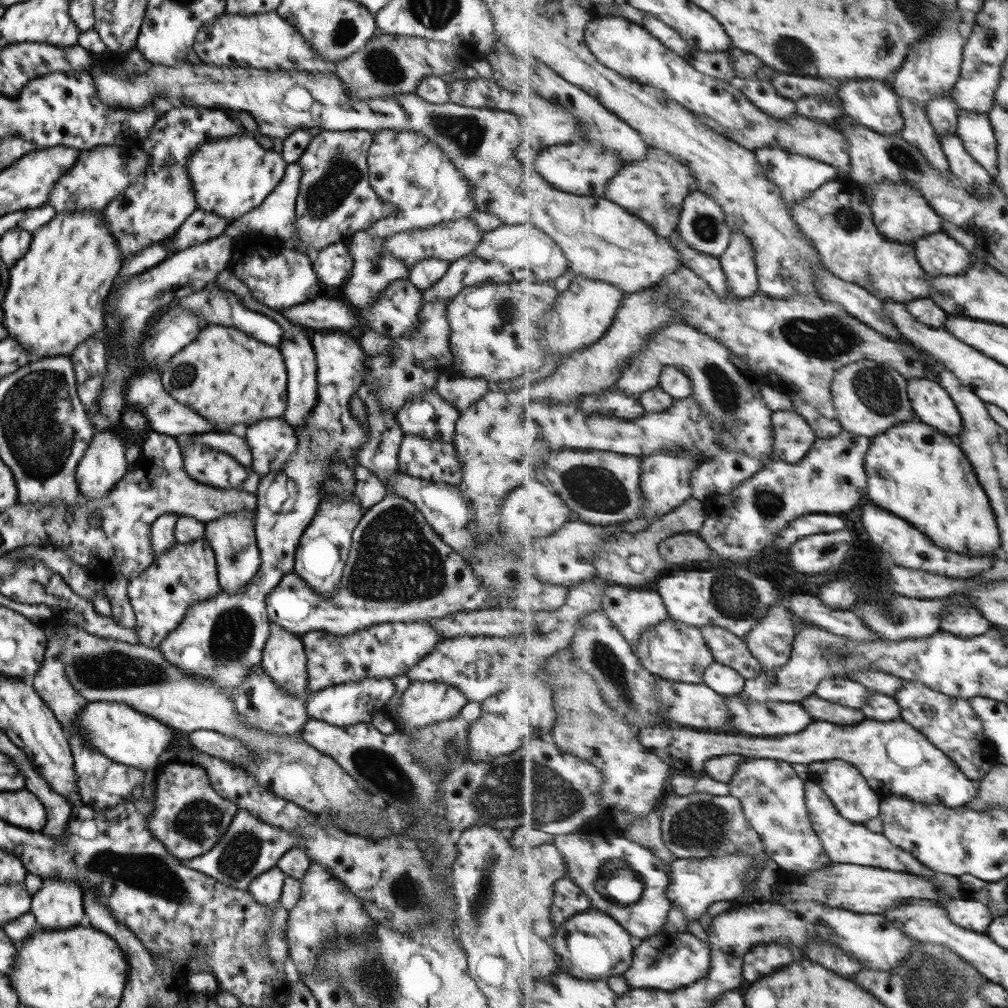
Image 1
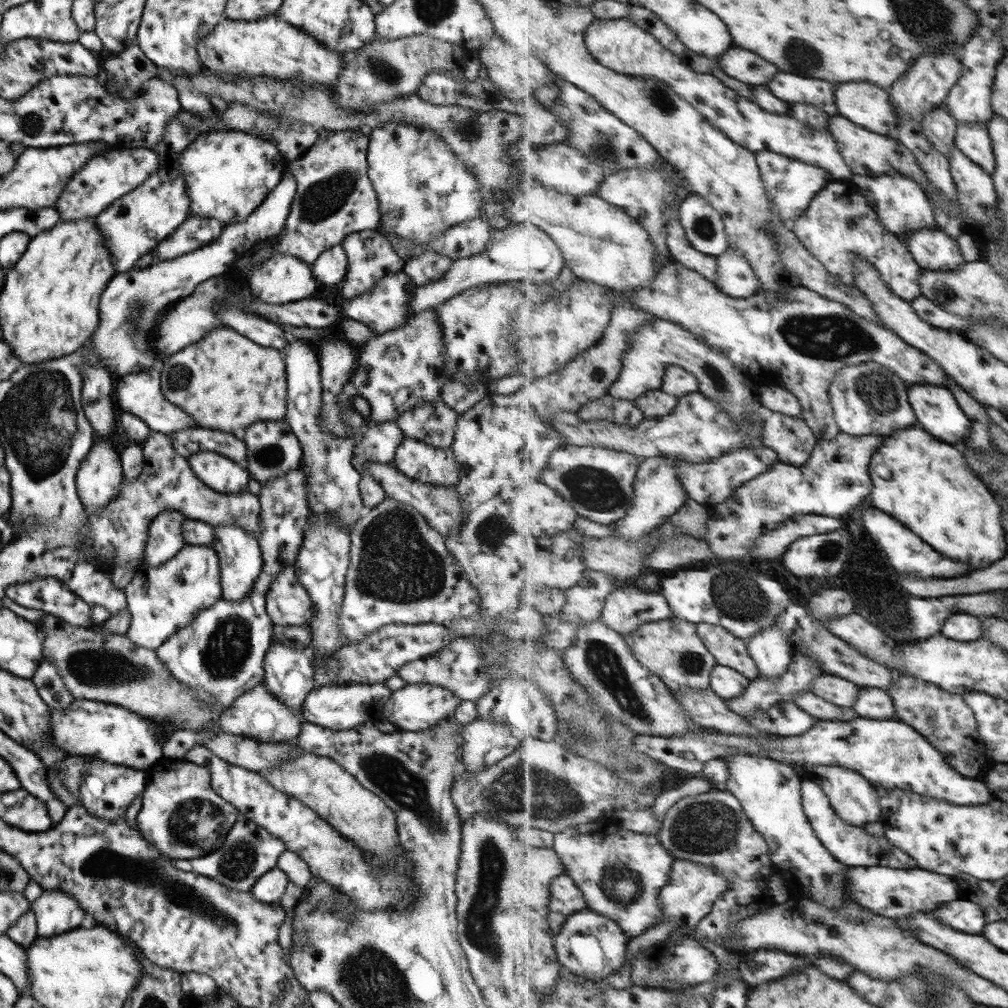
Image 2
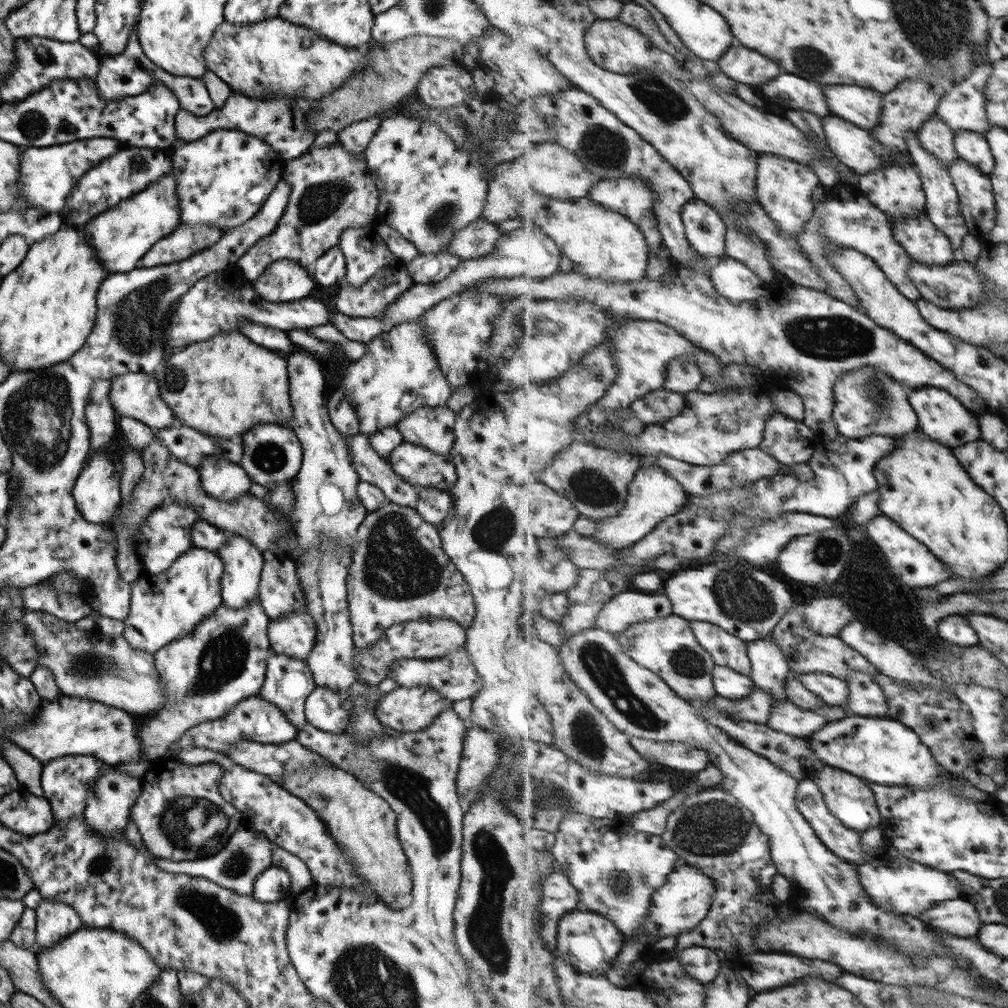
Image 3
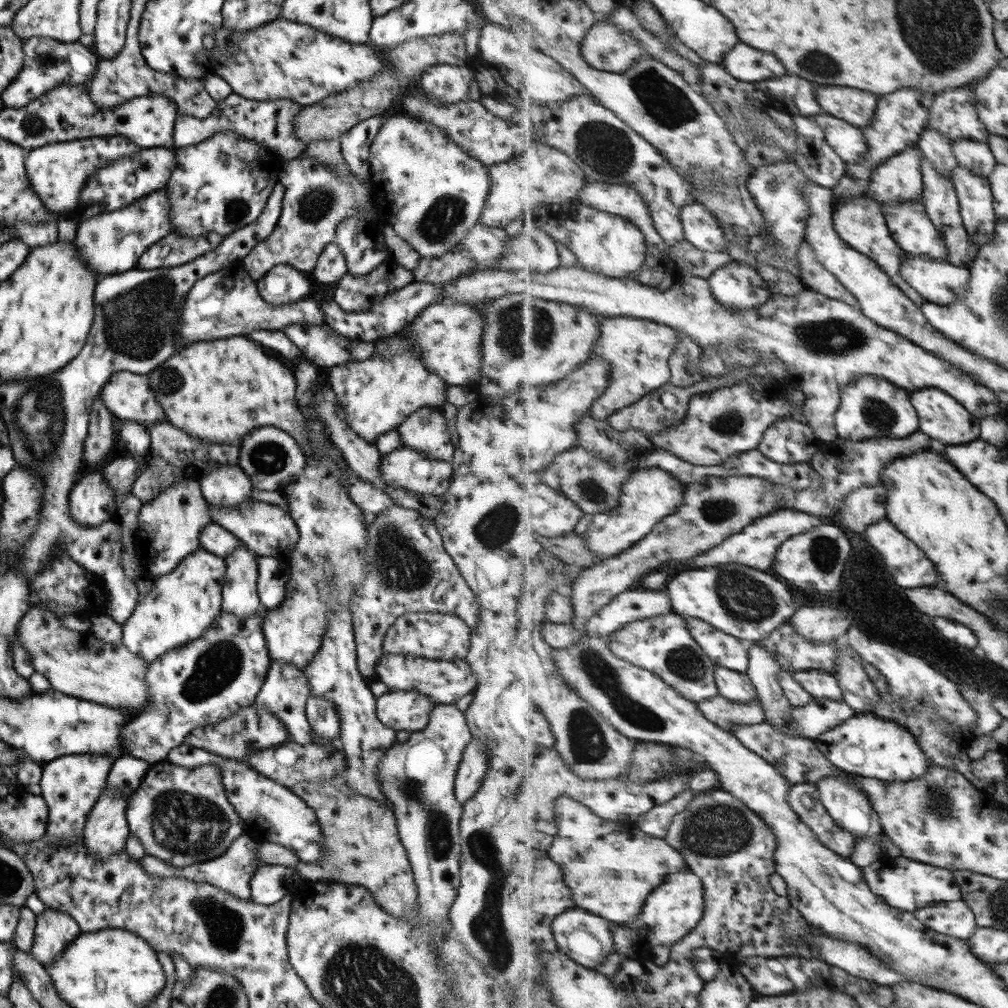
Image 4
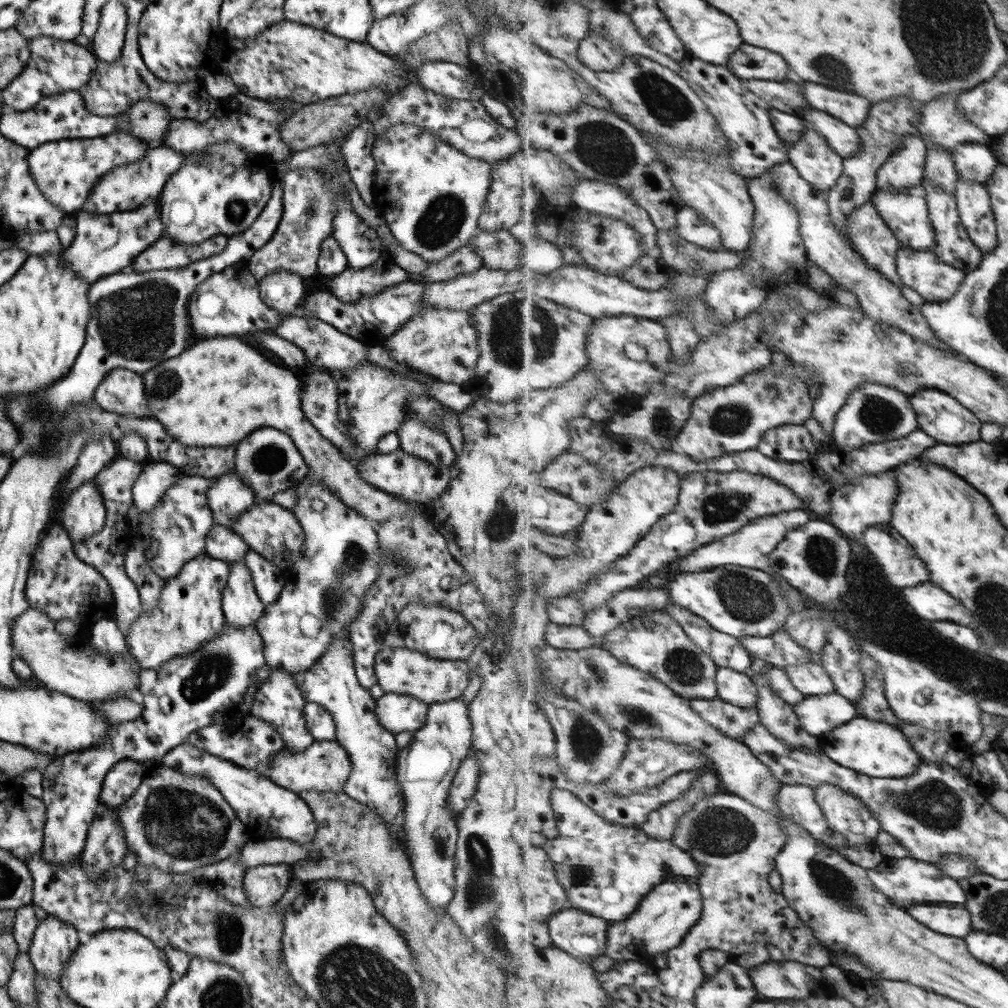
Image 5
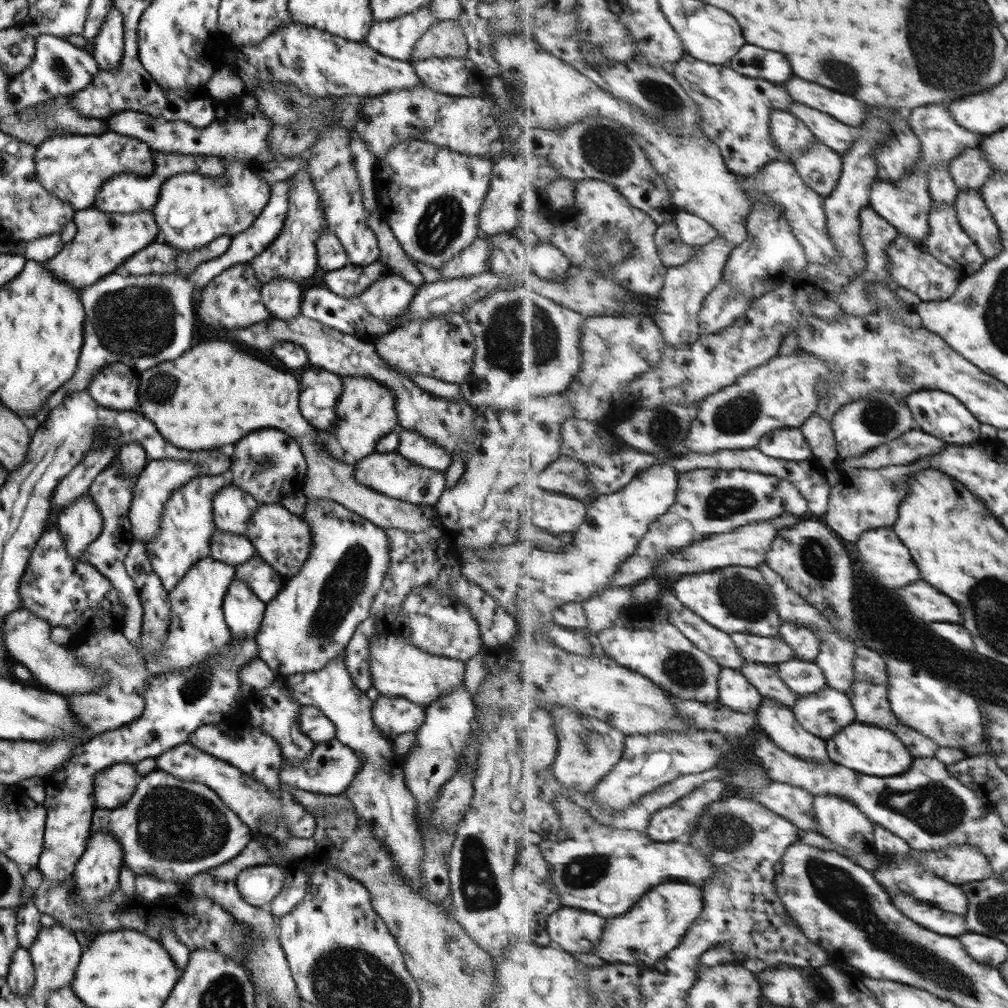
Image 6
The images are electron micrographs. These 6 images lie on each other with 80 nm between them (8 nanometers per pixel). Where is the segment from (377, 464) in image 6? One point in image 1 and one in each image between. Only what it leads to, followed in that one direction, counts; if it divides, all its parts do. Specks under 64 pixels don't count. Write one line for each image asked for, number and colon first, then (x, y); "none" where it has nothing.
1: (433, 460)
2: (419, 461)
3: (420, 467)
4: (404, 468)
5: (399, 474)

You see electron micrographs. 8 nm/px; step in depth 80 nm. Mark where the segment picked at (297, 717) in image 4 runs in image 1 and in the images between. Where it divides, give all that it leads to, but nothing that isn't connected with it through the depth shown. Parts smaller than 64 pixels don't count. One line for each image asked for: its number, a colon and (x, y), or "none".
1: (283, 659)
2: (288, 673)
3: (287, 682)

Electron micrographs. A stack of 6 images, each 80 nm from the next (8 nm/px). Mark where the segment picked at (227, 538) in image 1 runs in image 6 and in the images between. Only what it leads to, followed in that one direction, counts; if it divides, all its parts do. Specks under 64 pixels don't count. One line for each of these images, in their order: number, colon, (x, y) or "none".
2: (239, 557)
3: (242, 563)
4: (239, 597)
5: (240, 605)
6: (242, 611)

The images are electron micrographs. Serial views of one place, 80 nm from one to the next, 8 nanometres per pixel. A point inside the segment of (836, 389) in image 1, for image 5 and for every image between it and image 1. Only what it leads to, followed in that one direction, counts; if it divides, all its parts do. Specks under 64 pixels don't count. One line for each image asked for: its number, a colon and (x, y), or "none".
2: (869, 399)
3: (868, 402)
4: (871, 407)
5: (875, 413)

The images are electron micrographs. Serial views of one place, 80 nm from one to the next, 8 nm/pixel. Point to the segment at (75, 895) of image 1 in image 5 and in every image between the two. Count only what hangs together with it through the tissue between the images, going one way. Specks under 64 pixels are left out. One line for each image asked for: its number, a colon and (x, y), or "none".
2: (55, 912)
3: (55, 920)
4: (54, 930)
5: (53, 942)

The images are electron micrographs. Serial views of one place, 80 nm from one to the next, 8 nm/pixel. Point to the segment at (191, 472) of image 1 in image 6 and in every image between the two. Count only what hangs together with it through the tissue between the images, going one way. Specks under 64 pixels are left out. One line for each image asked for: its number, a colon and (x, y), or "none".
2: (222, 475)
3: (220, 478)
4: (227, 485)
5: (227, 497)
6: (231, 507)

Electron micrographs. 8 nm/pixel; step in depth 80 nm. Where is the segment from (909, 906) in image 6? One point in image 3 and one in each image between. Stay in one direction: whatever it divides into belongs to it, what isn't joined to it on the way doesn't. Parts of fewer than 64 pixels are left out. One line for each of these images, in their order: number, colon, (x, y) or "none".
3: (959, 917)
4: (956, 919)
5: (953, 922)

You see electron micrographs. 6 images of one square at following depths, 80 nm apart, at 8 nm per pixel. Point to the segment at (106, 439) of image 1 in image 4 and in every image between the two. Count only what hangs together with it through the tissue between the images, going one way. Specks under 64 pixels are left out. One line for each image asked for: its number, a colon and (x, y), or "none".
2: (97, 481)
3: (96, 491)
4: (90, 502)

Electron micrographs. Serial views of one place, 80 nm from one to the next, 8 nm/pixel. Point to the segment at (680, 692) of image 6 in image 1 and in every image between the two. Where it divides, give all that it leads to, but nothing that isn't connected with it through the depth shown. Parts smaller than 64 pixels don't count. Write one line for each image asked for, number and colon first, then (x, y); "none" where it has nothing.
1: (673, 650)
2: (673, 649)
3: (668, 646)
4: (664, 644)
5: (661, 648)

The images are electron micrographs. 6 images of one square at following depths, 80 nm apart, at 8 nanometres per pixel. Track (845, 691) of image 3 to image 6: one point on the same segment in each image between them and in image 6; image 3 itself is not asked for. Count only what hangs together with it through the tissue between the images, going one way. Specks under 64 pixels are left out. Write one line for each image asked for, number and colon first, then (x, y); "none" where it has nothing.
4: (820, 683)
5: (810, 678)
6: (804, 678)

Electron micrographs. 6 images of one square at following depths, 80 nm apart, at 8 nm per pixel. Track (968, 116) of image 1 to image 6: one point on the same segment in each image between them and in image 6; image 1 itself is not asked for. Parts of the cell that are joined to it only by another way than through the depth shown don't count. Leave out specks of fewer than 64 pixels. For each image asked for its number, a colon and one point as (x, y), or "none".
2: (973, 138)
3: (973, 147)
4: (976, 156)
5: (974, 162)
6: (971, 169)

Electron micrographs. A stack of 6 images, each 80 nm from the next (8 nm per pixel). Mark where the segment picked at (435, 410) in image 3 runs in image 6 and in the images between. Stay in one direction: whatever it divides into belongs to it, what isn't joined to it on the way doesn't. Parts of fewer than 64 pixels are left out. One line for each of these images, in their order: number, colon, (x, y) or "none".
4: (424, 431)
5: (429, 444)
6: (423, 452)

